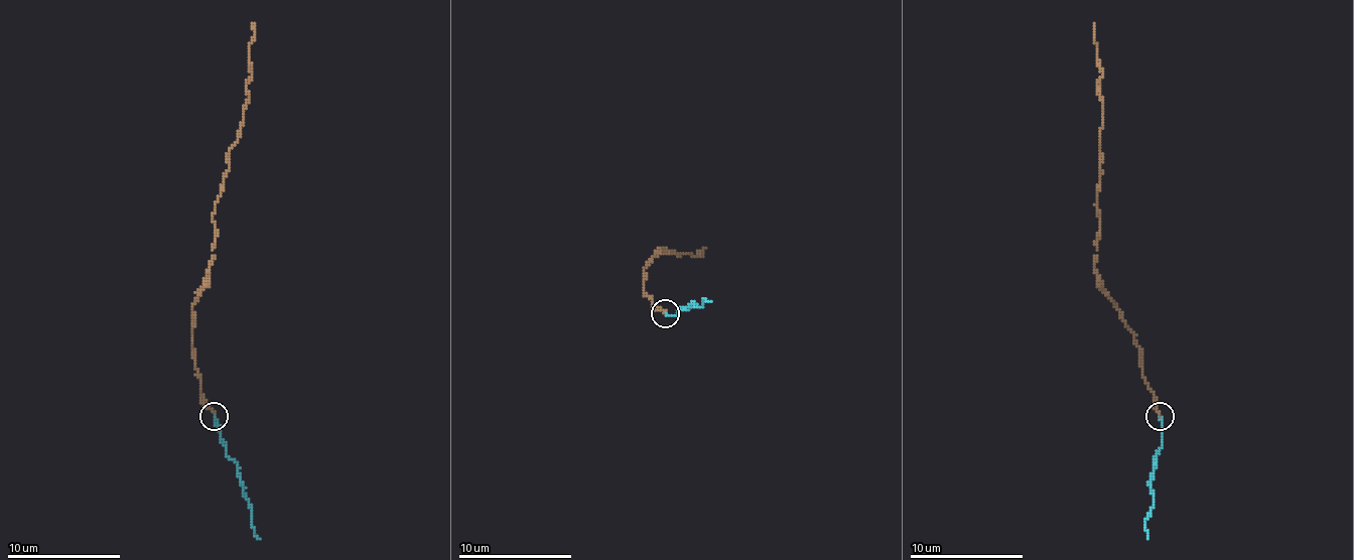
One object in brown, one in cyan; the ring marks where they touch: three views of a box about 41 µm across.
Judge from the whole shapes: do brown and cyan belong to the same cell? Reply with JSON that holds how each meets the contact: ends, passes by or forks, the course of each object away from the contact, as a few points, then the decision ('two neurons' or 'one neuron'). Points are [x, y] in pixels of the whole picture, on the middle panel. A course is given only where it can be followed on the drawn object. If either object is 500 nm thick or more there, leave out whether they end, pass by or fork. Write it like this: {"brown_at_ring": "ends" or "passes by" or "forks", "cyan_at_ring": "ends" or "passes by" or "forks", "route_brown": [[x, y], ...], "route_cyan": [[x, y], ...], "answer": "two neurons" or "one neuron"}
{"brown_at_ring": "ends", "cyan_at_ring": "ends", "route_brown": [[666, 312], [652, 304], [643, 270], [660, 248], [663, 253], [694, 256], [703, 256], [703, 248]], "route_cyan": [[666, 312], [672, 315], [688, 307], [700, 307], [703, 298], [711, 301]], "answer": "two neurons"}

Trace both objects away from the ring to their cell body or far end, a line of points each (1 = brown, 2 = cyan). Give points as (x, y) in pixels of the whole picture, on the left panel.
1: (215, 417), (194, 366), (191, 303), (209, 267), (212, 213), (243, 119), (252, 23)
2: (215, 417), (221, 442), (237, 465), (252, 528), (260, 539)

